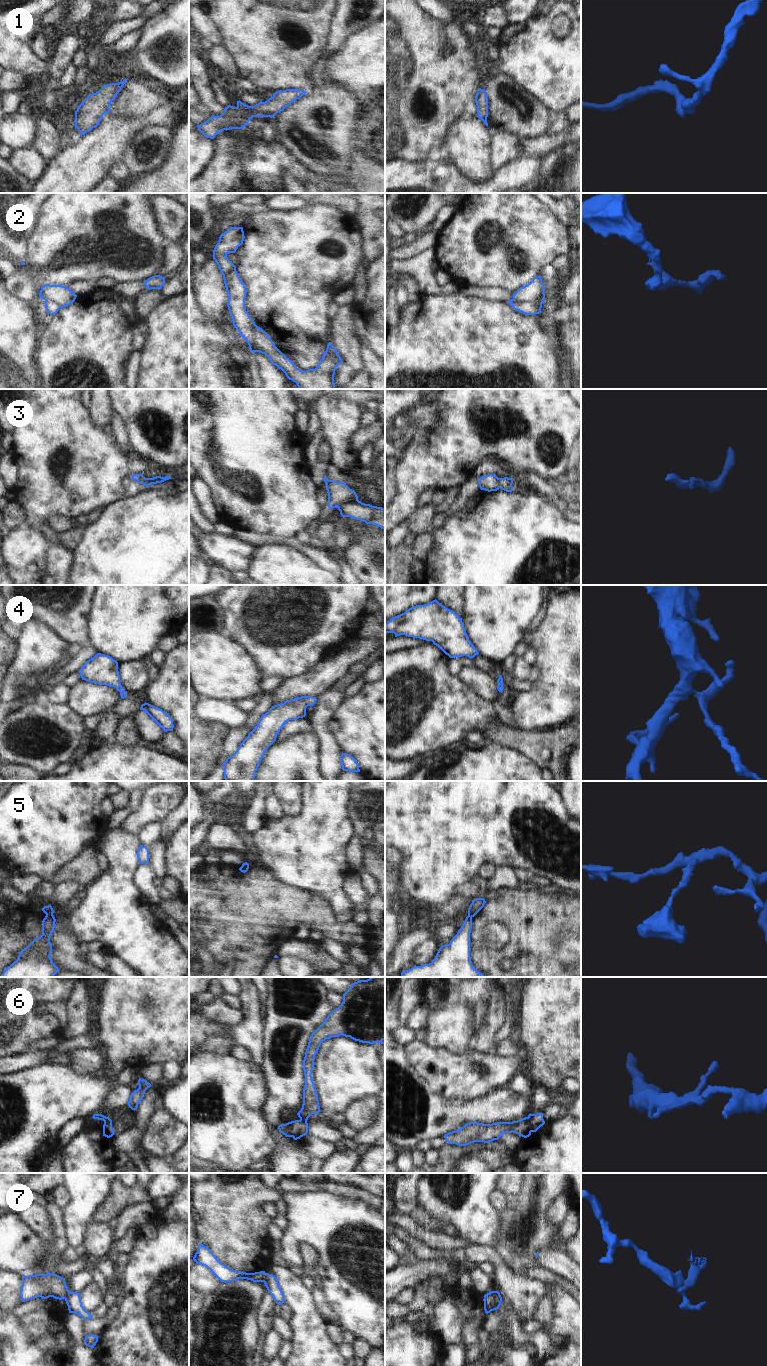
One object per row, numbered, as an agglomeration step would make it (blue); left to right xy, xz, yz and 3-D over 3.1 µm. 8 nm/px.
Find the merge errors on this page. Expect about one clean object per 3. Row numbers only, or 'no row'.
2, 3, 5, 6, 7

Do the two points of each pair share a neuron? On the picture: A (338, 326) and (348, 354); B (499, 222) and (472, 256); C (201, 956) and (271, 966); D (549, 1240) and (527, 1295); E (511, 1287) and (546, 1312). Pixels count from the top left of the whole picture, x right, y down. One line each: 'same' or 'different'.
A: same
B: same
C: different
D: different
E: different

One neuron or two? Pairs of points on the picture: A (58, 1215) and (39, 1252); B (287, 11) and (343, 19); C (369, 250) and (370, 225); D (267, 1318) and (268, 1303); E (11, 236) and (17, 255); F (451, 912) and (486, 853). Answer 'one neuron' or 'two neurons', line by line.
A: two neurons
B: two neurons
C: one neuron
D: one neuron
E: one neuron
F: two neurons

